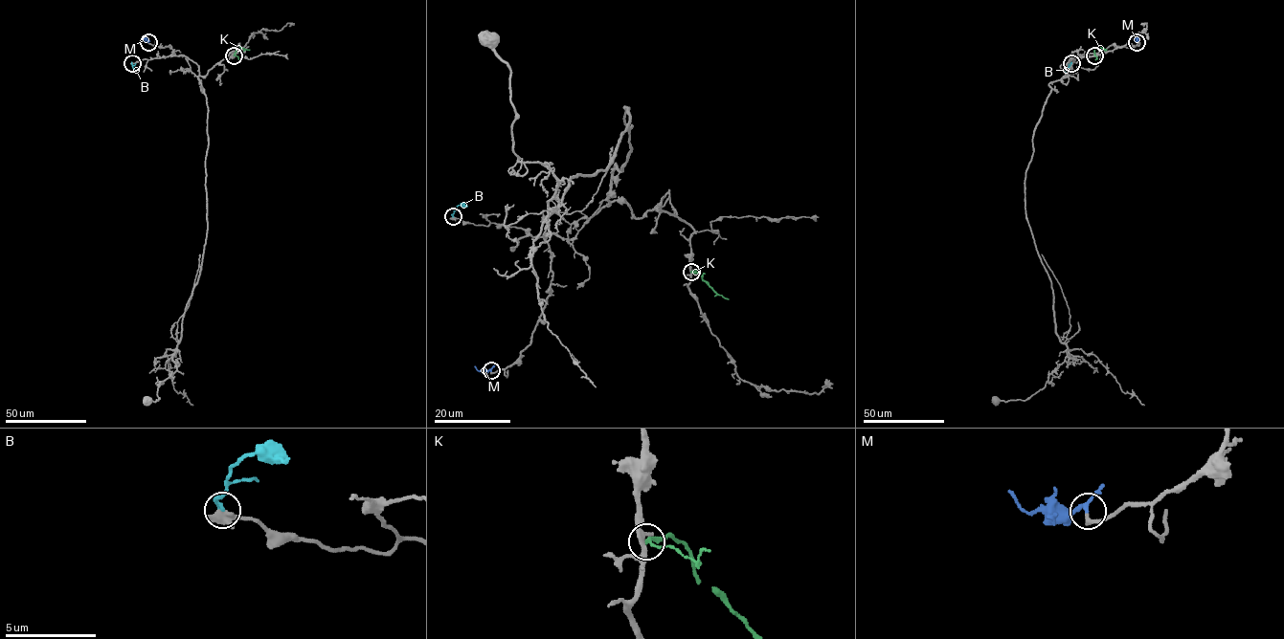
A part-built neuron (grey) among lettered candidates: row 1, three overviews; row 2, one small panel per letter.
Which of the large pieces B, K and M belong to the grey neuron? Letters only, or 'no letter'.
M

